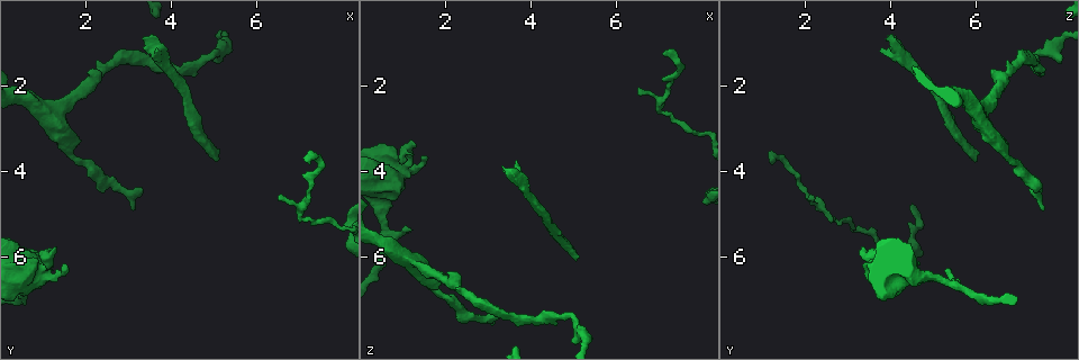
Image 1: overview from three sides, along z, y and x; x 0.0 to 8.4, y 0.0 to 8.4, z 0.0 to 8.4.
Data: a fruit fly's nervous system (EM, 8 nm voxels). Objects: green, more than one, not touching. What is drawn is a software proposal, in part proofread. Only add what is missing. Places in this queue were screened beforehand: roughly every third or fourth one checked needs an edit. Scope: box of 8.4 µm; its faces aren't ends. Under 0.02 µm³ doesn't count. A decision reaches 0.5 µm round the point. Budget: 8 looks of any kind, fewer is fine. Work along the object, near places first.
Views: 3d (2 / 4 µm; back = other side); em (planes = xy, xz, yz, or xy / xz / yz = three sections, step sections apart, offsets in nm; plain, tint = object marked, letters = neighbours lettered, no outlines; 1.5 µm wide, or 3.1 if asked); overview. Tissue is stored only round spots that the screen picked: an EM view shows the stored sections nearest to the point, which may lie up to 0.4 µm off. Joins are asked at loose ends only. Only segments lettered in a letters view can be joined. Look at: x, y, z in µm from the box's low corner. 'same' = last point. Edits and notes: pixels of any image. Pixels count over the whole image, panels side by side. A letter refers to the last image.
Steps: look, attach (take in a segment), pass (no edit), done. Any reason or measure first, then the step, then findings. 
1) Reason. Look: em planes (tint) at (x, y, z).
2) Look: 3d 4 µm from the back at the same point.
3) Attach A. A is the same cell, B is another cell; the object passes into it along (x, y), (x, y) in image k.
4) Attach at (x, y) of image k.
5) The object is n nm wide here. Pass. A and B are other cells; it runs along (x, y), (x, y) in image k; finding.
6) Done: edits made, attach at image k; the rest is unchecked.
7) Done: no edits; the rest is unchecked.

Branch stops here. Look: em planes (letters) at (5.10, 3.80, 5.95).

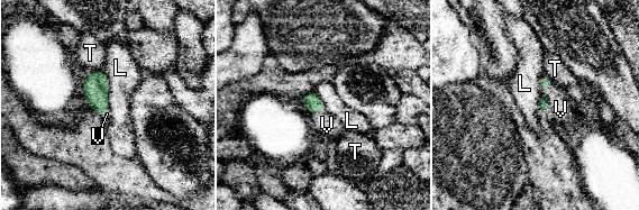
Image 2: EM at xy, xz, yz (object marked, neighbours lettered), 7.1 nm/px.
Attach V. V is the same cell, L and T are other cells; the object passes into it along (544, 102), (546, 104), (560, 109) in image 2; it goes on there.

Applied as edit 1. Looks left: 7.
Branch stops here. Look: 3d 4 µm at (3.05, 4.95, 7.55).

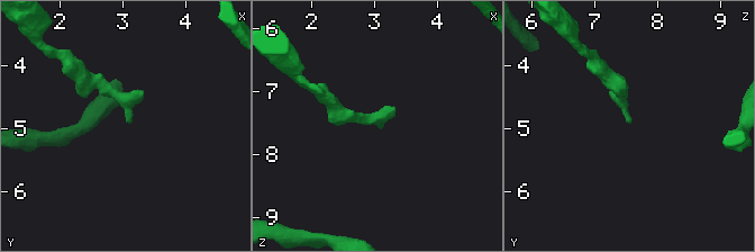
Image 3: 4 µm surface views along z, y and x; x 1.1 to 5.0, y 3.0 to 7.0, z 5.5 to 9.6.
Now the EM. Look: em planes (letters) at (3.10, 4.90, 7.55).

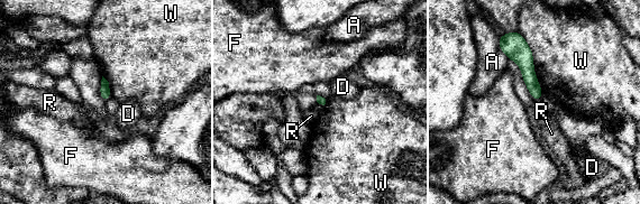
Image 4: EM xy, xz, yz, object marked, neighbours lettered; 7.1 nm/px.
The longest contact is with W, 480 nm. Pass. A, D, F, R and W are other cells; it runs along (512, 36), (537, 98) in image 4; no lettered segment goes on from it.

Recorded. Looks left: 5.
Tapers out. Look: em planes (letters) at (6.45, 4.60, 2.05).

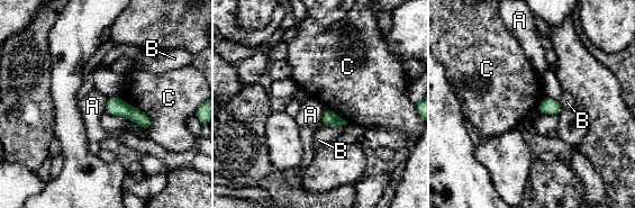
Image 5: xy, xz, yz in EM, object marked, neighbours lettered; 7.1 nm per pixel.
The object is 110 nm wide here. Pass. A, B and C are other cells; a border runs along (326, 108), (320, 121) in image 5; no lettered segment goes on from it.

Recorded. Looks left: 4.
Done: edits made, attach at image 2; the rest is unchecked.

